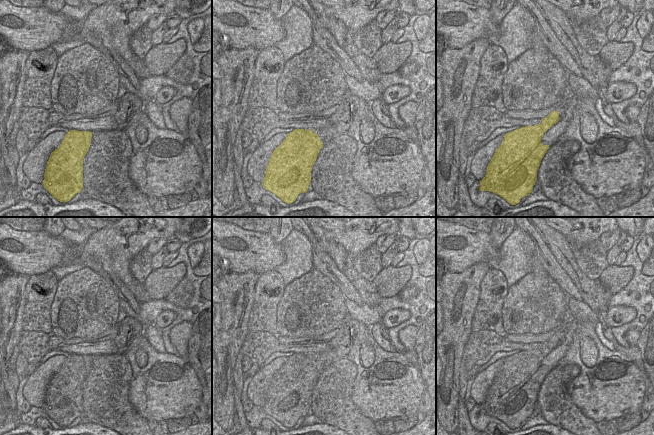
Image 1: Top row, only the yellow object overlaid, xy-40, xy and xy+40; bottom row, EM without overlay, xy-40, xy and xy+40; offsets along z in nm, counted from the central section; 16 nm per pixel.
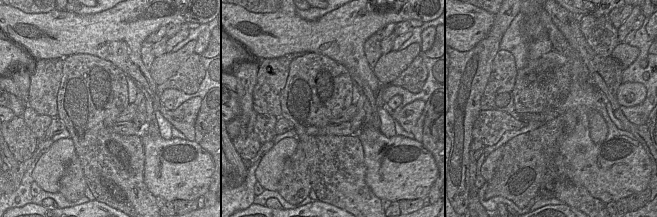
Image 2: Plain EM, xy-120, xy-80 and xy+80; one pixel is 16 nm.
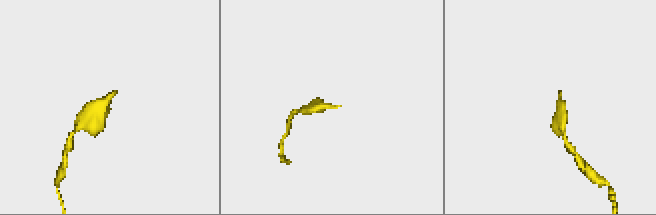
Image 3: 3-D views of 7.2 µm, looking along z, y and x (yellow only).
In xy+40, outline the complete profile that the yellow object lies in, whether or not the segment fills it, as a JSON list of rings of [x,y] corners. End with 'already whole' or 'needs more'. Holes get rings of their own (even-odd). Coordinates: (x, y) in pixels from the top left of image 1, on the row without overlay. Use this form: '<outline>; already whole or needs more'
[[[570,322],[565,328],[567,334],[561,343],[559,342],[559,336],[554,334],[547,341],[541,343],[541,348],[520,351],[504,358],[501,370],[496,373],[487,390],[486,399],[480,405],[479,415],[493,416],[511,429],[518,428],[523,421],[532,416],[541,384],[547,374],[565,357],[577,324]]]; needs more

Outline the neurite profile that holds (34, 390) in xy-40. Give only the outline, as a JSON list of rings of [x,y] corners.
[[[63,355],[51,357],[29,376],[23,388],[23,397],[31,407],[43,407],[49,381],[60,370],[65,360],[66,356]]]

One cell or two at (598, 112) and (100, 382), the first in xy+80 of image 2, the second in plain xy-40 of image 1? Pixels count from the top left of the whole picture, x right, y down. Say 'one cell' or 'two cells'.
two cells

